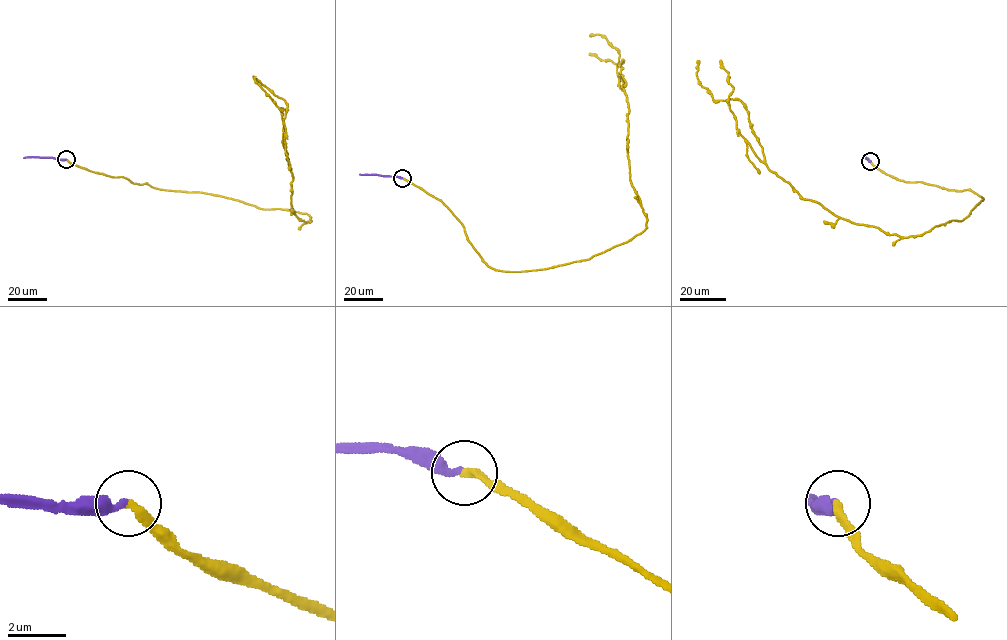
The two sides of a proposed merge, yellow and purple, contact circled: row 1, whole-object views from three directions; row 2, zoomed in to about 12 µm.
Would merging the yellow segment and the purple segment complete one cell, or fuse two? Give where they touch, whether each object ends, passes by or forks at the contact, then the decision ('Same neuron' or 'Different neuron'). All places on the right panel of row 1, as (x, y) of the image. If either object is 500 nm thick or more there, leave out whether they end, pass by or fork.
Place: (870, 161). At the ring yellow ends. At the ring purple ends. Same neuron

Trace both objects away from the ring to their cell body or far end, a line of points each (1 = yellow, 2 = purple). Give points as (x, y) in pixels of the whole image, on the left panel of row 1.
1: (66, 159), (161, 189), (306, 213), (310, 221), (301, 220), (292, 209), (283, 109), (255, 76)
2: (66, 159), (24, 158)

